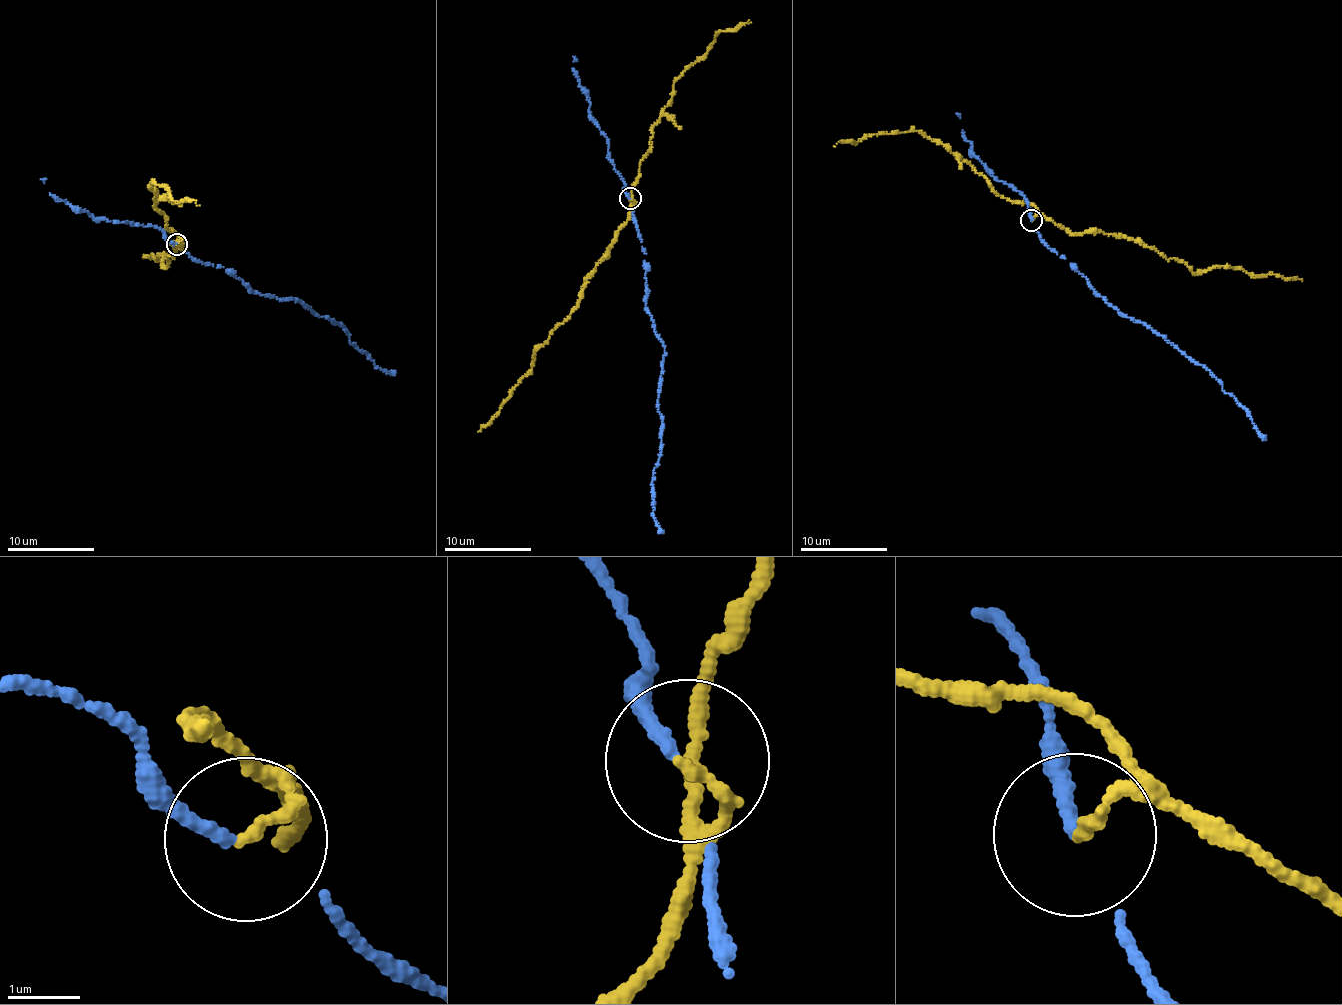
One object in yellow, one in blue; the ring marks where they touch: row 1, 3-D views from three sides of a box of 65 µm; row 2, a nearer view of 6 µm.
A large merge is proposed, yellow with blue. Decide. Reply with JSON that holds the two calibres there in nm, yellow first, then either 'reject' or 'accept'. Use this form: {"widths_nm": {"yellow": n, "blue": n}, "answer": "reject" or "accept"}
{"widths_nm": {"yellow": 160, "blue": 120}, "answer": "reject"}

